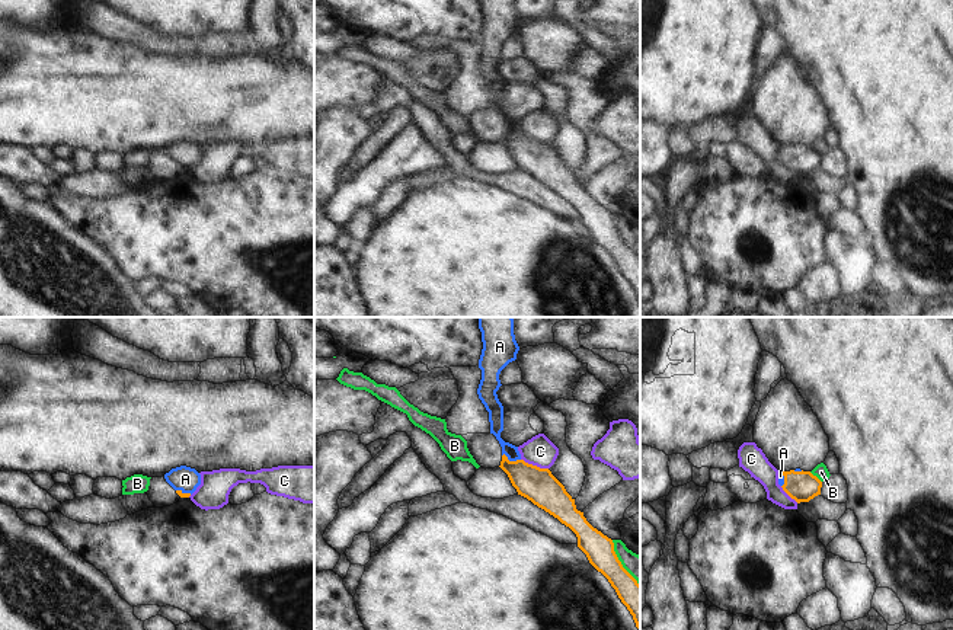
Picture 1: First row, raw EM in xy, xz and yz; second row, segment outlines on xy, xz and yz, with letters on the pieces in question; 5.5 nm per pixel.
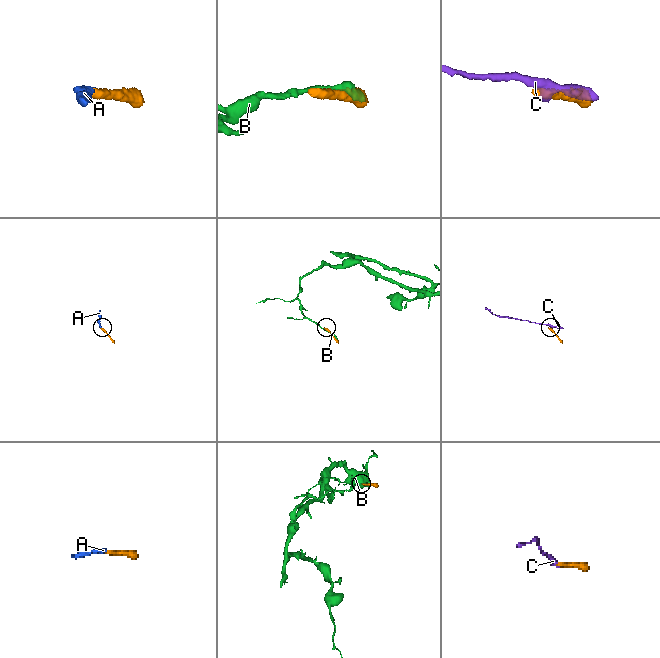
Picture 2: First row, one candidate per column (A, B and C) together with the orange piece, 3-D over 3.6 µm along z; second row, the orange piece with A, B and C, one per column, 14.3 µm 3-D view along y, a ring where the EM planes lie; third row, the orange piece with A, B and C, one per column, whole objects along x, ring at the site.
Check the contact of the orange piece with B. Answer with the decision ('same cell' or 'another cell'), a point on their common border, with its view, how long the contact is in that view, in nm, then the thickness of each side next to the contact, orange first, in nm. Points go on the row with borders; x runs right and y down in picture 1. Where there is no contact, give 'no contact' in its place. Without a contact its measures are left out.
another cell; meets orange in yz at (815, 476); contact 90 nm long; 170 nm thick on the orange side, 80 nm on the other

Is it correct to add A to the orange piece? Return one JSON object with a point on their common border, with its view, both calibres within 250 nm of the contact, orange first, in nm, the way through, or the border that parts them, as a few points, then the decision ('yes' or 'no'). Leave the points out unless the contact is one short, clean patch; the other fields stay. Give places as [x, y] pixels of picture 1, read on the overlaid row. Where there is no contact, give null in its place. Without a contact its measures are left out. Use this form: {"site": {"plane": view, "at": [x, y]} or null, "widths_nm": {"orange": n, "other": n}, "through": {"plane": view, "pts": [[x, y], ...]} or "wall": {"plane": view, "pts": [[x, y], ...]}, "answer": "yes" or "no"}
{"site": {"plane": "xz", "at": [511, 461]}, "widths_nm": {"orange": 190, "other": 80}, "through": {"plane": "xz", "pts": [[537, 485], [511, 461], [496, 434], [496, 419]]}, "answer": "yes"}

